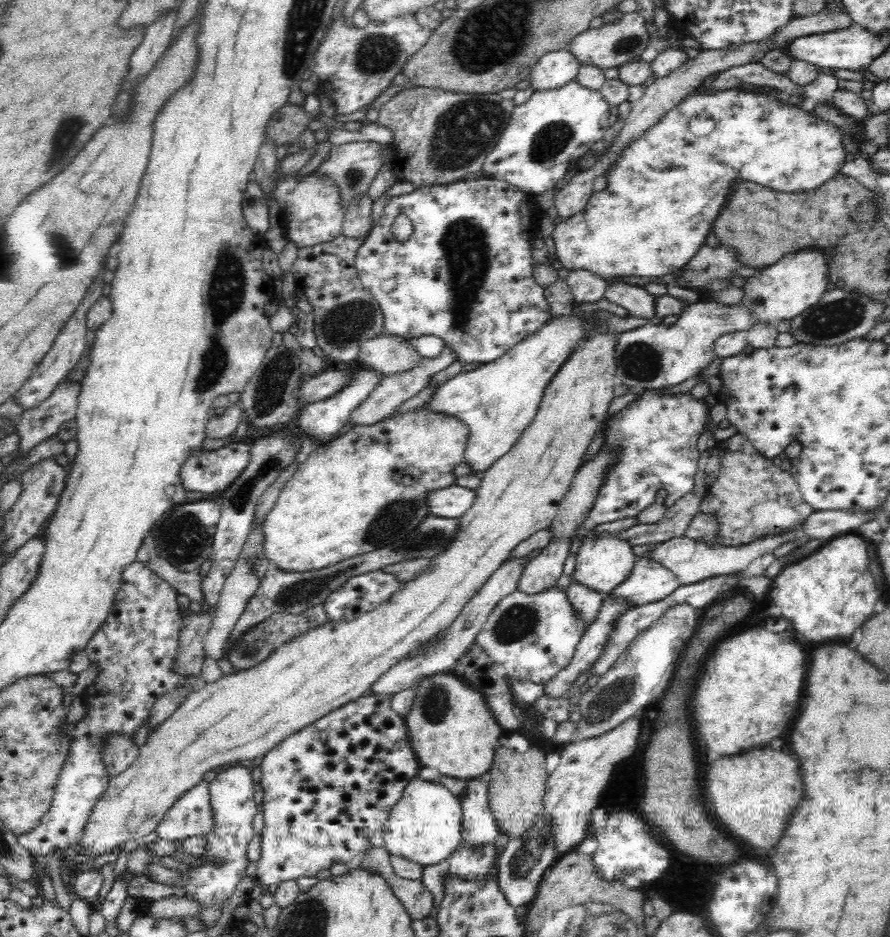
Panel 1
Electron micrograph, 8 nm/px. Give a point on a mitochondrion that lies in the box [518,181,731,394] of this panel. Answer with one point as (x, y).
(642, 362)

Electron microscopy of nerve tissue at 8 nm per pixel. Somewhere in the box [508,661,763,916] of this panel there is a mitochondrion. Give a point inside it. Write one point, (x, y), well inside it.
(611, 699)

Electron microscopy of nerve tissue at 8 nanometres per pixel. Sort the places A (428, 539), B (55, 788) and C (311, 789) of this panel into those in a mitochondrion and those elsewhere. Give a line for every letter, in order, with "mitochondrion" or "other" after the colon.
A: mitochondrion
B: other
C: other

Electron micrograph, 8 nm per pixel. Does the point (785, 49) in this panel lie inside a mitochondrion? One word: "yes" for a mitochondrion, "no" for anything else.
no

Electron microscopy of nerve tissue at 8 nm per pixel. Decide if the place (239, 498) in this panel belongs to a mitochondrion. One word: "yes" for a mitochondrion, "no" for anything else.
yes

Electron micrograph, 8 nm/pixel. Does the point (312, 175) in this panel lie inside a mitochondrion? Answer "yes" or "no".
no

